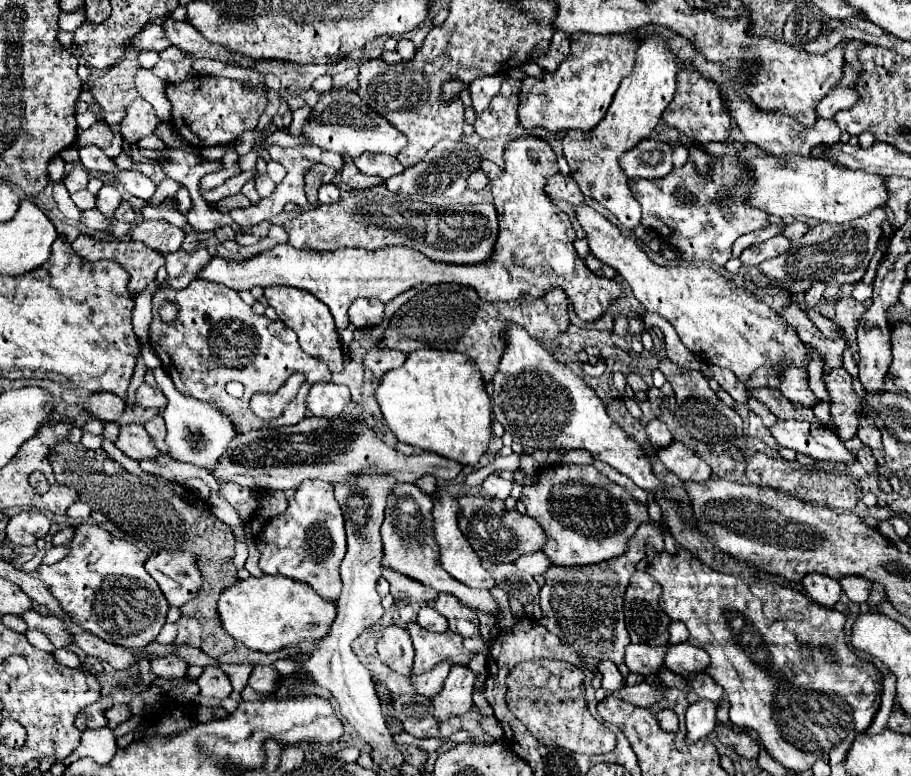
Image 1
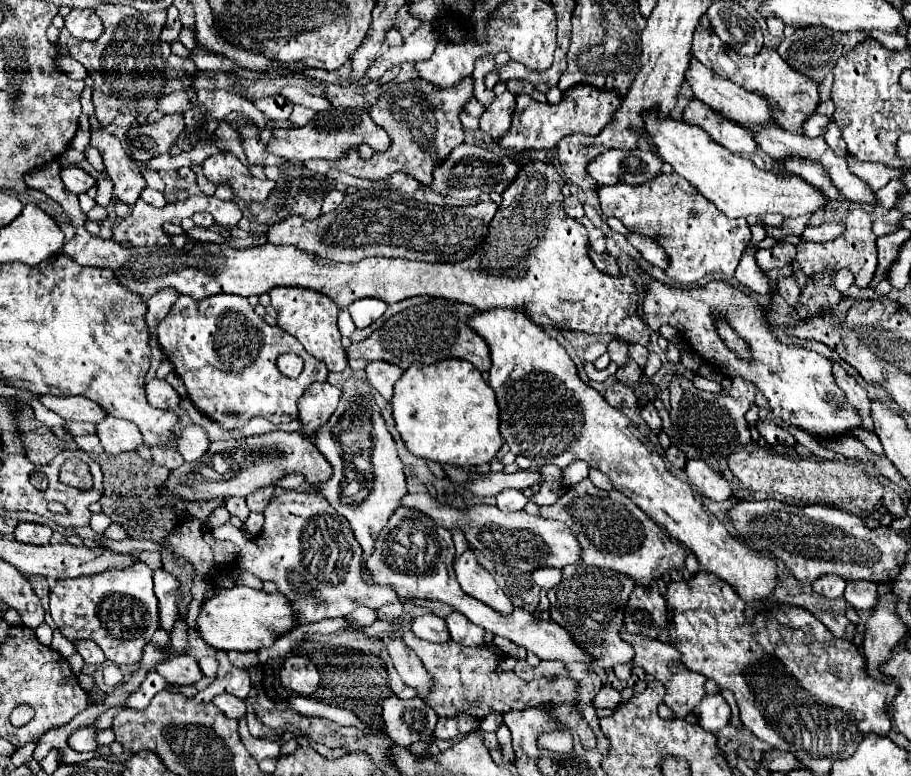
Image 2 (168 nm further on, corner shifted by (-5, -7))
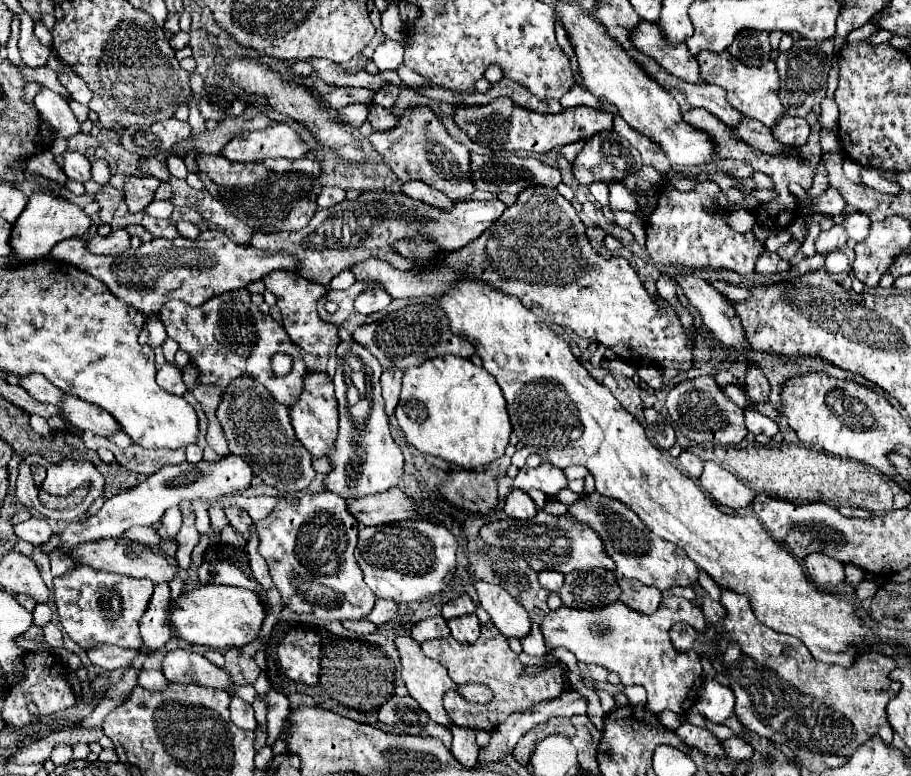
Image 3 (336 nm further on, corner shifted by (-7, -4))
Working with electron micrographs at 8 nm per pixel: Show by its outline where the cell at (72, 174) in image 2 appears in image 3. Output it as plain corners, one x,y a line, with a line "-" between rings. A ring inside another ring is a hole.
67,150
63,154
63,166
61,168
73,180
79,180
79,182
91,180
91,162
79,152
69,152

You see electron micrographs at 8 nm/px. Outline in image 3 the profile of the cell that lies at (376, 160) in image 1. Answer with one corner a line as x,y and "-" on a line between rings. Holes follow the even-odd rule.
417,180
407,182
407,184
401,186
401,190
403,190
403,194
417,198
417,200
421,200
421,202
433,206
433,208
447,208
447,212
453,208
453,202
447,196
443,196
439,190
427,186
423,182
417,182

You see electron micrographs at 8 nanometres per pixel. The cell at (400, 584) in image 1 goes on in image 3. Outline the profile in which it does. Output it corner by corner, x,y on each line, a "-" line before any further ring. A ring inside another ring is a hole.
461,594
459,598
455,598
443,606
443,618
445,620
465,616
465,614
475,614
475,602
471,600
469,594

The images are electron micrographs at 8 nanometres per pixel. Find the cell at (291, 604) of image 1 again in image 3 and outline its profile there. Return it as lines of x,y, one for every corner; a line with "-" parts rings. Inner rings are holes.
201,584
189,592
179,594
177,600
171,600
169,604
169,622
173,624
173,632
175,636
183,638
189,644
203,644
209,648
241,648
249,642
253,642
261,630
265,618
265,606
263,602
257,598
255,592
245,590
245,588
237,588
237,586
219,586
219,584

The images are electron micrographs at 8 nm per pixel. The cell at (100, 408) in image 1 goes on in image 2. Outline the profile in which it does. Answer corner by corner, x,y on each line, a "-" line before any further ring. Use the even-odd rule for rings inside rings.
41,395
39,401
41,401
49,411
55,411
57,415
61,415
65,421
89,421
89,423
97,425
97,423
101,423
101,419
109,417
109,415
105,415
105,409
103,409
101,405
97,405
97,403
93,403
93,401
85,399
85,397
55,397
55,395

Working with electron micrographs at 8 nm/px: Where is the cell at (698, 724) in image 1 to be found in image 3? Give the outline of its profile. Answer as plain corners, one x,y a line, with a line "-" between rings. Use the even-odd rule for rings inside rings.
717,680
703,682
695,708
707,720
715,724
723,724
733,714
733,706
735,706
735,694
731,692
729,686
723,686

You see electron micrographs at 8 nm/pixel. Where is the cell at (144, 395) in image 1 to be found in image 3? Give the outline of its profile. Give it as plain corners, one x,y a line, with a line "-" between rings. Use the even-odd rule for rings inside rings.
165,364
163,368
157,370
157,384
167,390
173,392
177,396
183,396
187,392
187,386
183,384
183,376
181,376
181,368
177,368
175,364

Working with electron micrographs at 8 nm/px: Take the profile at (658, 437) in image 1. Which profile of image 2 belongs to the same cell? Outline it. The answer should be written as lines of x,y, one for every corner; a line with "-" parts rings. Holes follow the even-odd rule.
669,445
669,447
665,449
665,457
669,459
669,463
671,463
673,467
677,467
677,469
683,469
683,467
685,467
687,457
685,457
685,453
683,453
681,449
677,449
675,445

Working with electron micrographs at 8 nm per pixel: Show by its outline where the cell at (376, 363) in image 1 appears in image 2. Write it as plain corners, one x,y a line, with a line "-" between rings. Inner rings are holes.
369,363
365,367
367,381
389,401
393,395
395,381
403,375
403,369
393,363

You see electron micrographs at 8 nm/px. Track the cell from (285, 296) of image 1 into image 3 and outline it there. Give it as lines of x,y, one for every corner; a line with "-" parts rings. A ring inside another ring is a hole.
275,270
269,272
263,278
267,290
271,290
277,296
277,306
281,308
283,314
283,328
289,334
291,342
297,344
301,350
315,354
315,356
329,356
335,354
337,344
341,342
337,336
337,328
329,326
327,322
323,322
317,314
317,300
323,296
323,286
313,284
301,276
297,276
295,272
287,272
287,270

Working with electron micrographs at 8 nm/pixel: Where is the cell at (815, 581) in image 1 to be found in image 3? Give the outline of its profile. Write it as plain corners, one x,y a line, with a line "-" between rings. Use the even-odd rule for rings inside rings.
809,554
805,560
805,568
809,578
821,588
835,588
845,580
843,564
839,560
825,554

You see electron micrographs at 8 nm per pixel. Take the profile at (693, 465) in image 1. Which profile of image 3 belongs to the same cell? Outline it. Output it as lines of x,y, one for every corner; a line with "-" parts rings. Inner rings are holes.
705,462
703,474
699,478
701,488
721,506
731,508
731,510
741,510
751,506
755,492
743,484
741,480
737,480
737,476
733,476
729,470
717,466
715,462

